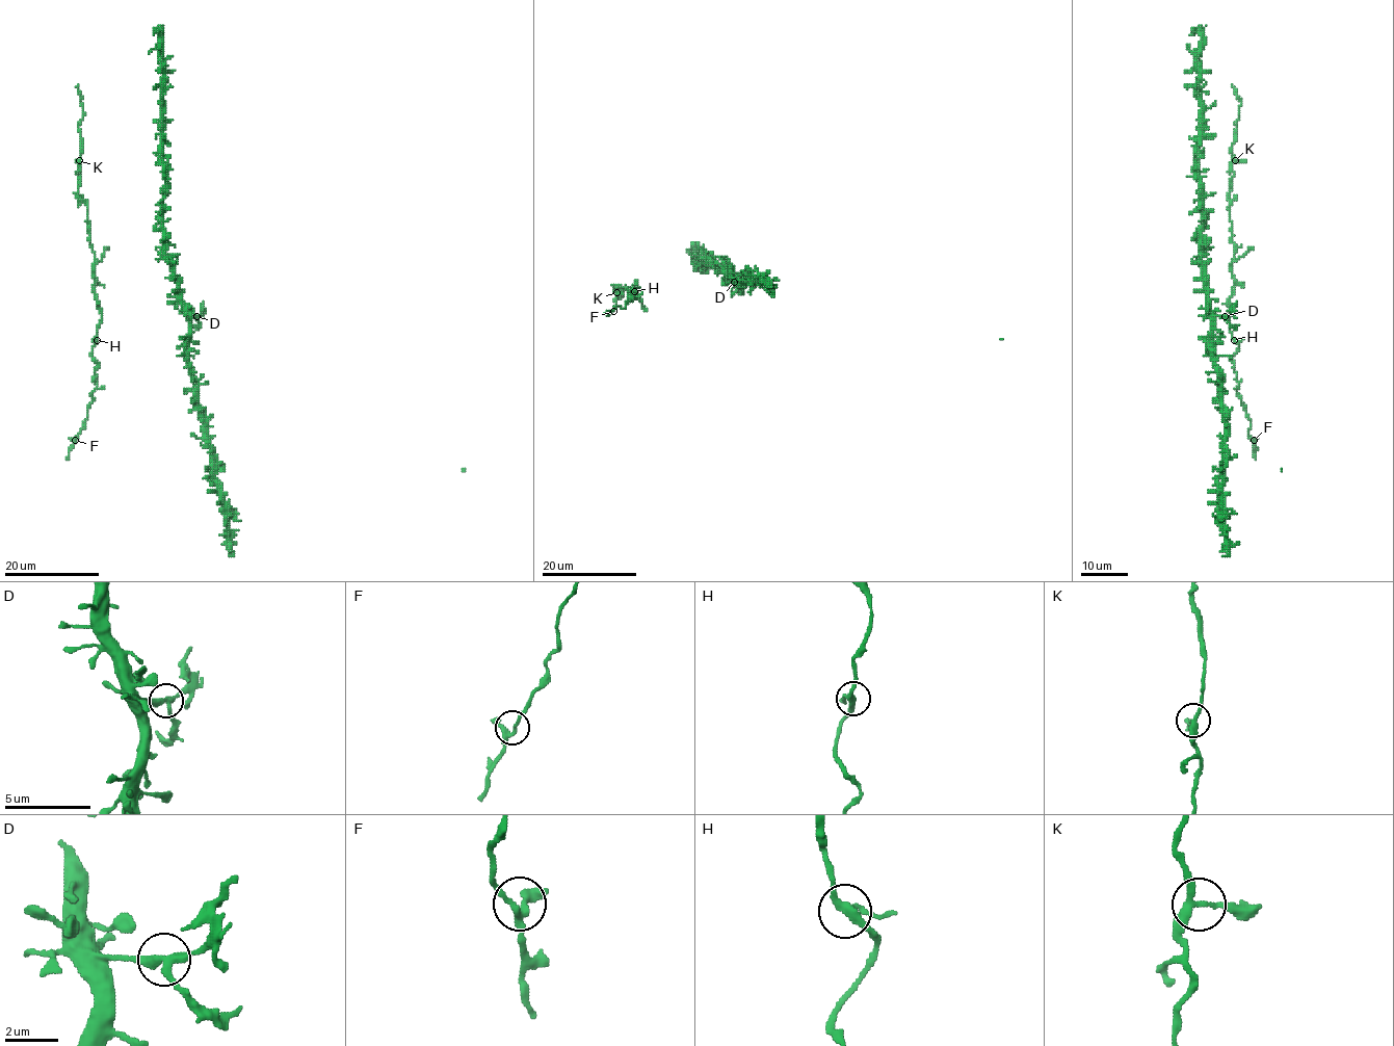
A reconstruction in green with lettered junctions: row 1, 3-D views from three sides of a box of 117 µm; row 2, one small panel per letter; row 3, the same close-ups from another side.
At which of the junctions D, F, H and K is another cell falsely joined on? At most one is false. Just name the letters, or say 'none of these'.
D

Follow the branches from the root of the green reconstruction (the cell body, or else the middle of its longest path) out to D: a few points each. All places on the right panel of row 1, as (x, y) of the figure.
D: (1212, 342), (1212, 318), (1224, 316)

